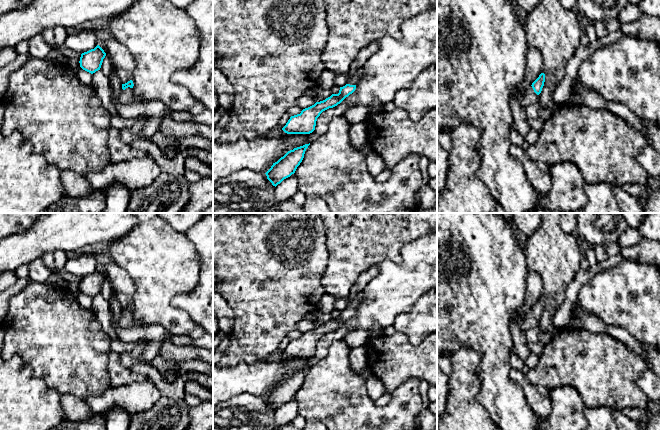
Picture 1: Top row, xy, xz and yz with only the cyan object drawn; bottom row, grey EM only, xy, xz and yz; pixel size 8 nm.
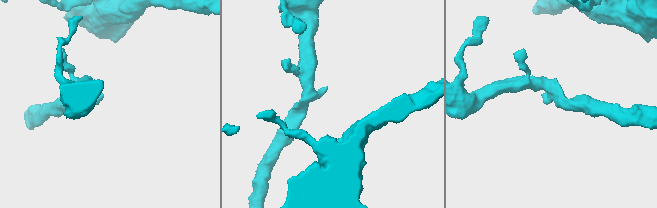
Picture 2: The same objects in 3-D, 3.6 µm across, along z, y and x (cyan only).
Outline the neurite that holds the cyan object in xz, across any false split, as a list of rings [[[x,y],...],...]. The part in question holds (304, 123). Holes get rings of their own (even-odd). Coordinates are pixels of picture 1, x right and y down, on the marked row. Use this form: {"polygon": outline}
{"polygon": [[[363,67],[352,73],[348,83],[340,87],[338,94],[332,94],[323,101],[316,102],[314,105],[305,108],[300,114],[291,116],[282,130],[287,134],[310,134],[315,130],[317,118],[320,114],[340,104],[346,97],[352,94],[356,85],[365,76]]]}

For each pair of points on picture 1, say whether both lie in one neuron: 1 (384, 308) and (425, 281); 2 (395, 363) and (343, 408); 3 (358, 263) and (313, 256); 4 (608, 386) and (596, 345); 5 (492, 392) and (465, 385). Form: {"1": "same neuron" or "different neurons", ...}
{"1": "same neuron", "2": "different neurons", "3": "different neurons", "4": "same neuron", "5": "different neurons"}

